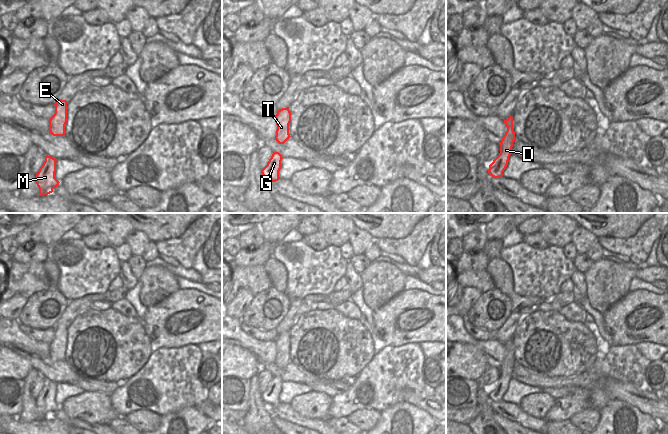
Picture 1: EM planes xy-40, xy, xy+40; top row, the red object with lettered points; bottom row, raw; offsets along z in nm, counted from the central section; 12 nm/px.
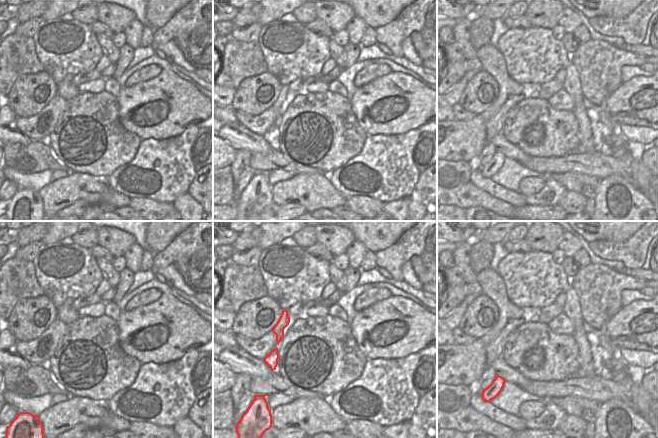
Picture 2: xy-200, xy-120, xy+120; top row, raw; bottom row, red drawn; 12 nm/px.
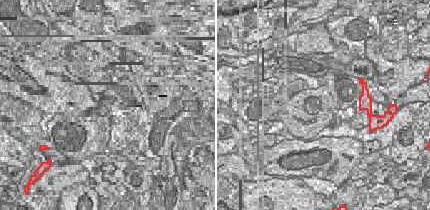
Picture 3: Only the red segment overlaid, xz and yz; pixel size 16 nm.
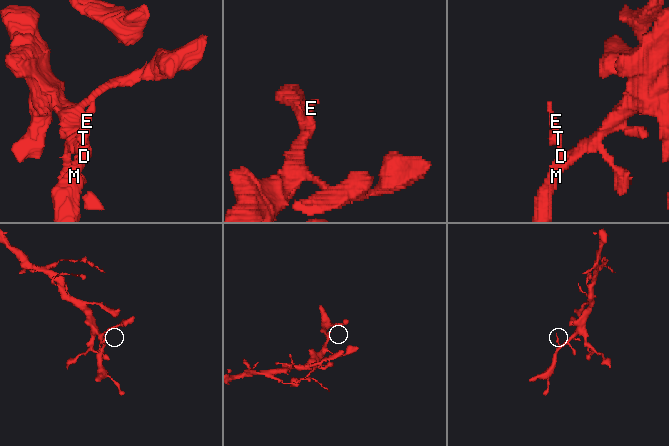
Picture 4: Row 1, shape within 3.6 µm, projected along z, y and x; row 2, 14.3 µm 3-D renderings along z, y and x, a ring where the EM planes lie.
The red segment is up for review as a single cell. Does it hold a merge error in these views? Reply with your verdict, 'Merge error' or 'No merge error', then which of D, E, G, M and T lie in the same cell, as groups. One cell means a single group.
No merge error. Groups: D E G M T.

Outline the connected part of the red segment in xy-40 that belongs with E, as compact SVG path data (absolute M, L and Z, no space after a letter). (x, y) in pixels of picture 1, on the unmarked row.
M56 323L55 337L49 343L49 356L53 360L64 360L65 349L67 347L67 325L62 323Z

